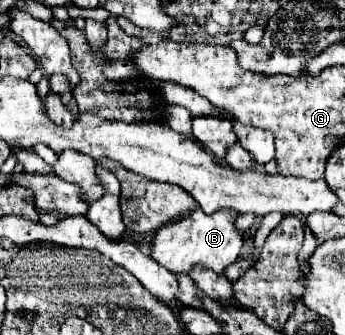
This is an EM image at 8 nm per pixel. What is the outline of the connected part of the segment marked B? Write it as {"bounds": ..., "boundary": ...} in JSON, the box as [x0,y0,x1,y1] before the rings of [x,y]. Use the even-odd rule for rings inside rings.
{"bounds":[151,210,243,274],"boundary":[[[193,210],[191,216],[159,228],[153,242],[151,242],[151,258],[163,264],[173,274],[189,274],[195,264],[201,264],[217,274],[223,274],[229,264],[233,264],[243,246],[241,232],[235,228],[233,210],[219,210],[215,214],[205,214],[201,210]]]}

